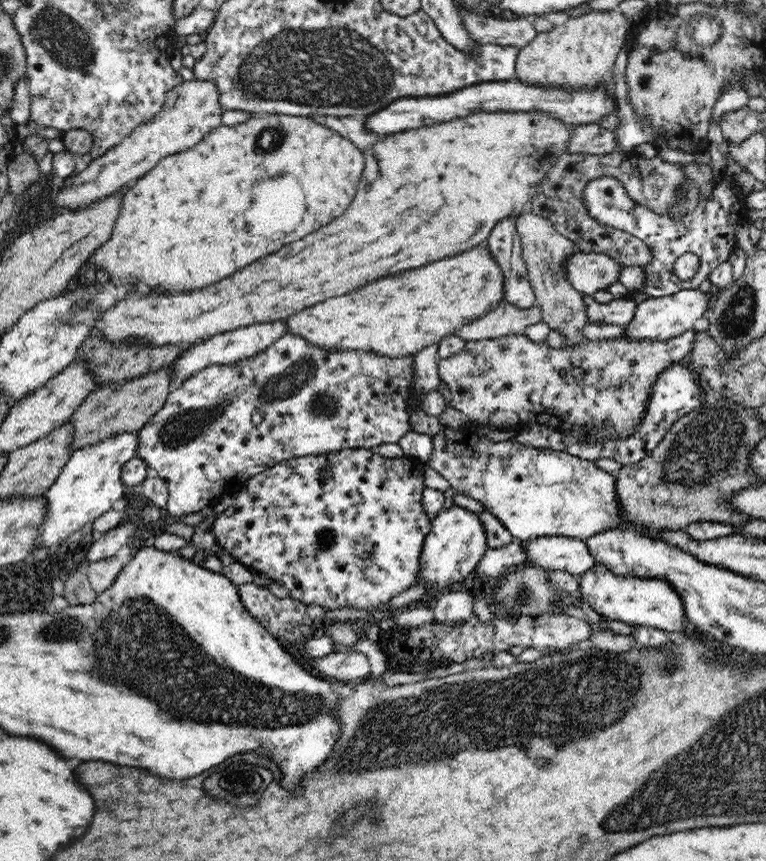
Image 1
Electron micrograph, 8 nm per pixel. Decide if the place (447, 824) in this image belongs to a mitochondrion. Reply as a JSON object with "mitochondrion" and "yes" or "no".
{"mitochondrion":"no"}

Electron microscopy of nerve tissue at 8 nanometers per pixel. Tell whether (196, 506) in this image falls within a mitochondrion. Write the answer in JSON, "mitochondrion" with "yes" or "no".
{"mitochondrion":"no"}

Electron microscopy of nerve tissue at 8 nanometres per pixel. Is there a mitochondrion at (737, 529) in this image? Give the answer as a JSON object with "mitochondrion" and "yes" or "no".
{"mitochondrion":"no"}

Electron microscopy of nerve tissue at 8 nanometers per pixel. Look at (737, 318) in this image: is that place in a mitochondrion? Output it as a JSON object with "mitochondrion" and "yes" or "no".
{"mitochondrion":"yes"}

